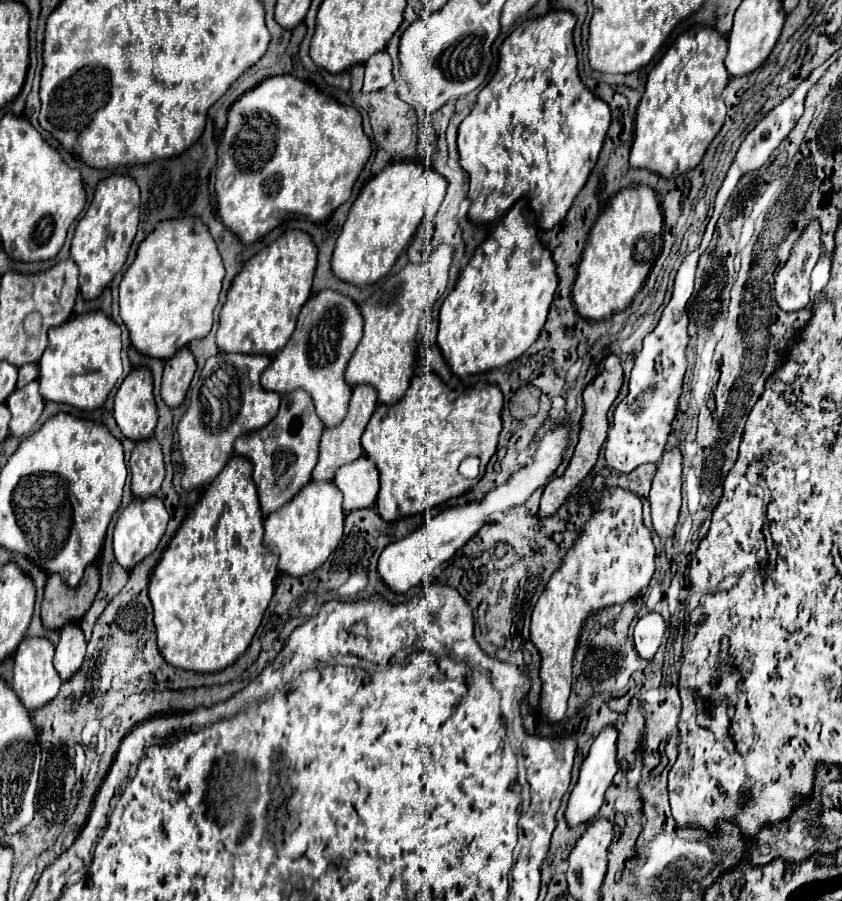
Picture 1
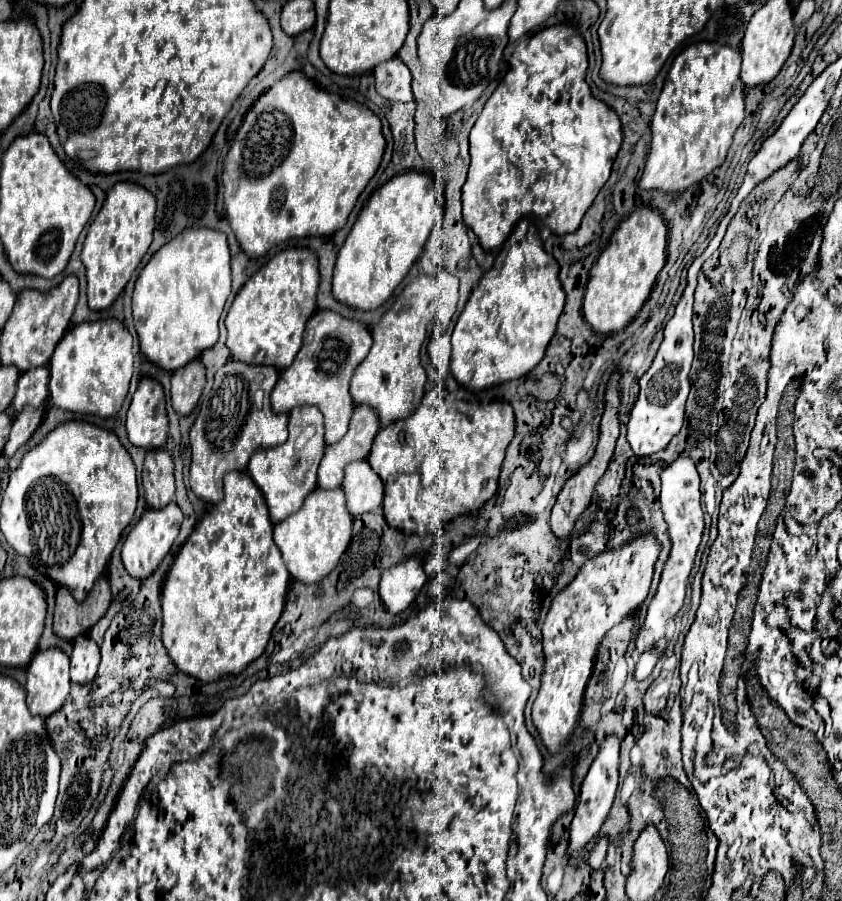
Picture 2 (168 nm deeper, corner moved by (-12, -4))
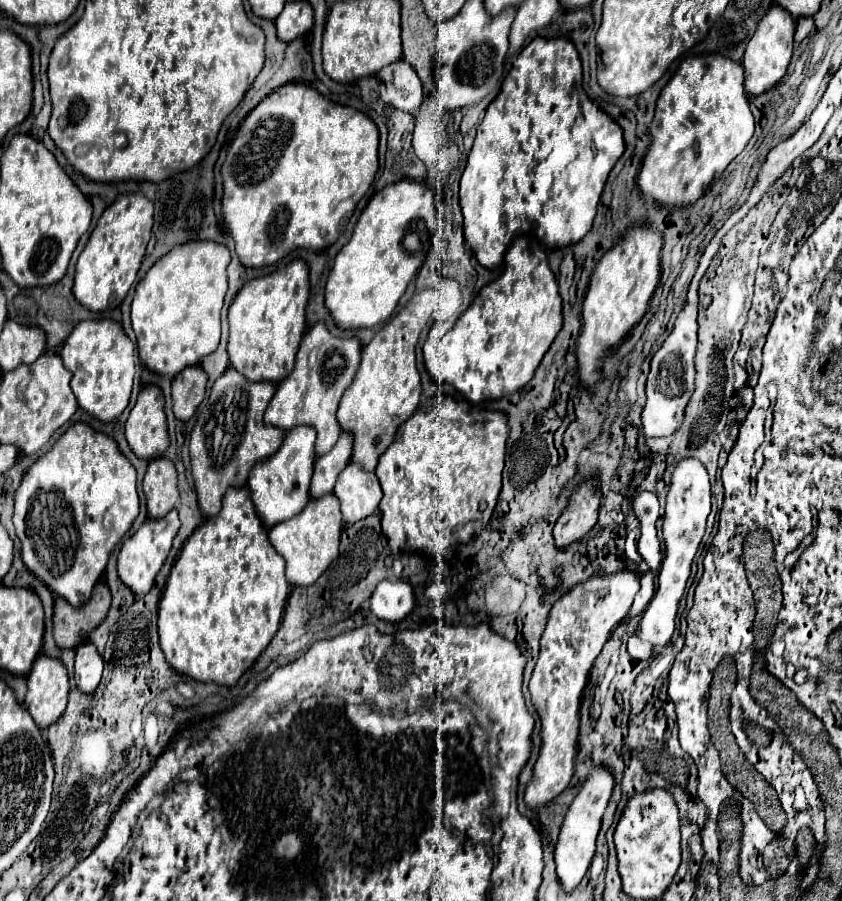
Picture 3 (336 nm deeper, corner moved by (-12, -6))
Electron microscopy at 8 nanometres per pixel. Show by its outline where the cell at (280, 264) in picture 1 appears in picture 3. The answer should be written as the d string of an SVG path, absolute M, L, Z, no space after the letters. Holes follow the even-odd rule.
M292 260L280 270L254 278L242 286L228 308L228 356L230 366L246 378L282 382L294 366L300 338L306 330L306 304L310 298L310 268L304 260Z

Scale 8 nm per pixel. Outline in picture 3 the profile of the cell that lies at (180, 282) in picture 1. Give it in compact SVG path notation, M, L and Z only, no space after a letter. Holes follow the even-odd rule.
M196 240L174 246L164 254L138 282L132 300L132 328L138 340L140 360L158 374L176 376L186 366L196 366L204 356L212 354L220 342L220 308L228 288L226 268L230 264L230 252L224 244L212 240Z

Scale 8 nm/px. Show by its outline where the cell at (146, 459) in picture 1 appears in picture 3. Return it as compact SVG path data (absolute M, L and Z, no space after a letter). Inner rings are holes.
M168 458L150 460L142 488L146 494L150 518L160 518L168 514L178 502L174 464Z

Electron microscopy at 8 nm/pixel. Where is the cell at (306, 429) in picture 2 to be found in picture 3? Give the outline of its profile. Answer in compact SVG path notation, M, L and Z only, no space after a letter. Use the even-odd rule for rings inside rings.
M294 426L294 428L286 430L280 450L276 454L272 454L270 458L258 462L250 470L248 488L252 492L252 500L254 500L256 510L266 528L272 528L280 522L294 518L308 504L310 478L312 478L314 460L316 460L314 442L316 442L316 430L312 426Z

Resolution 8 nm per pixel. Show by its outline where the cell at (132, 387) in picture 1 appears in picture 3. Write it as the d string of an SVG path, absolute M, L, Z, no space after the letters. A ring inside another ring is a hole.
M144 386L136 406L126 420L126 440L134 454L144 460L164 456L168 448L168 428L164 416L164 396L158 386Z

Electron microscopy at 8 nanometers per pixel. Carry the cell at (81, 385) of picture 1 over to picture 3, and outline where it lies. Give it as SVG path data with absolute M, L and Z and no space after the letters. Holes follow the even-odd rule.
M86 320L74 326L60 350L64 366L74 374L72 392L82 410L102 422L112 422L128 406L134 378L134 344L114 320Z

